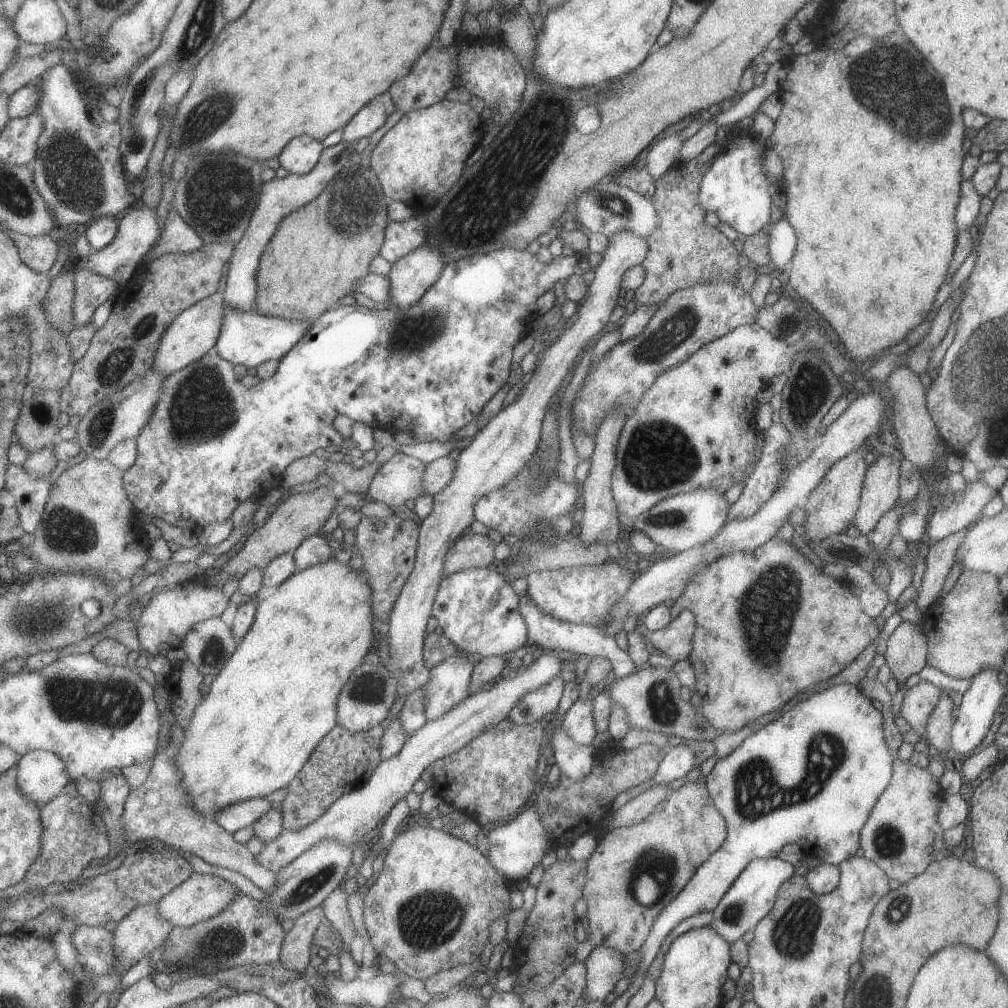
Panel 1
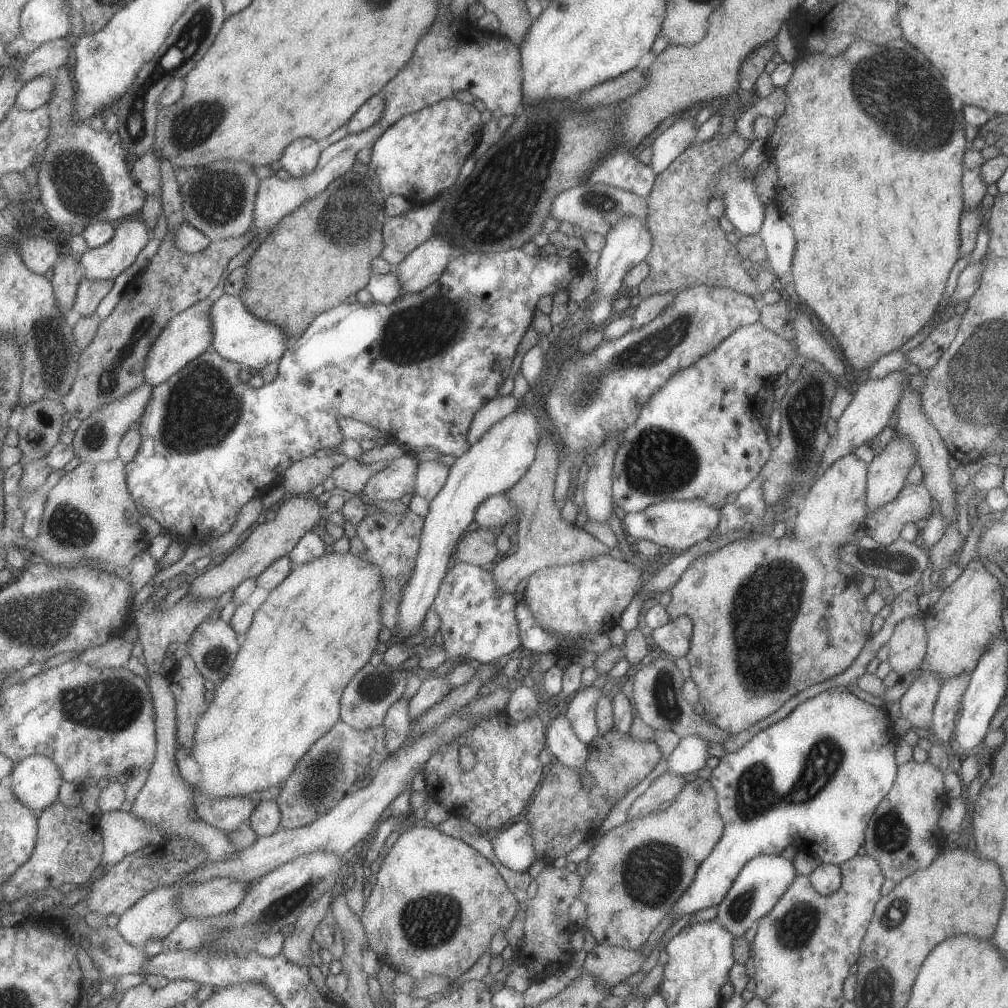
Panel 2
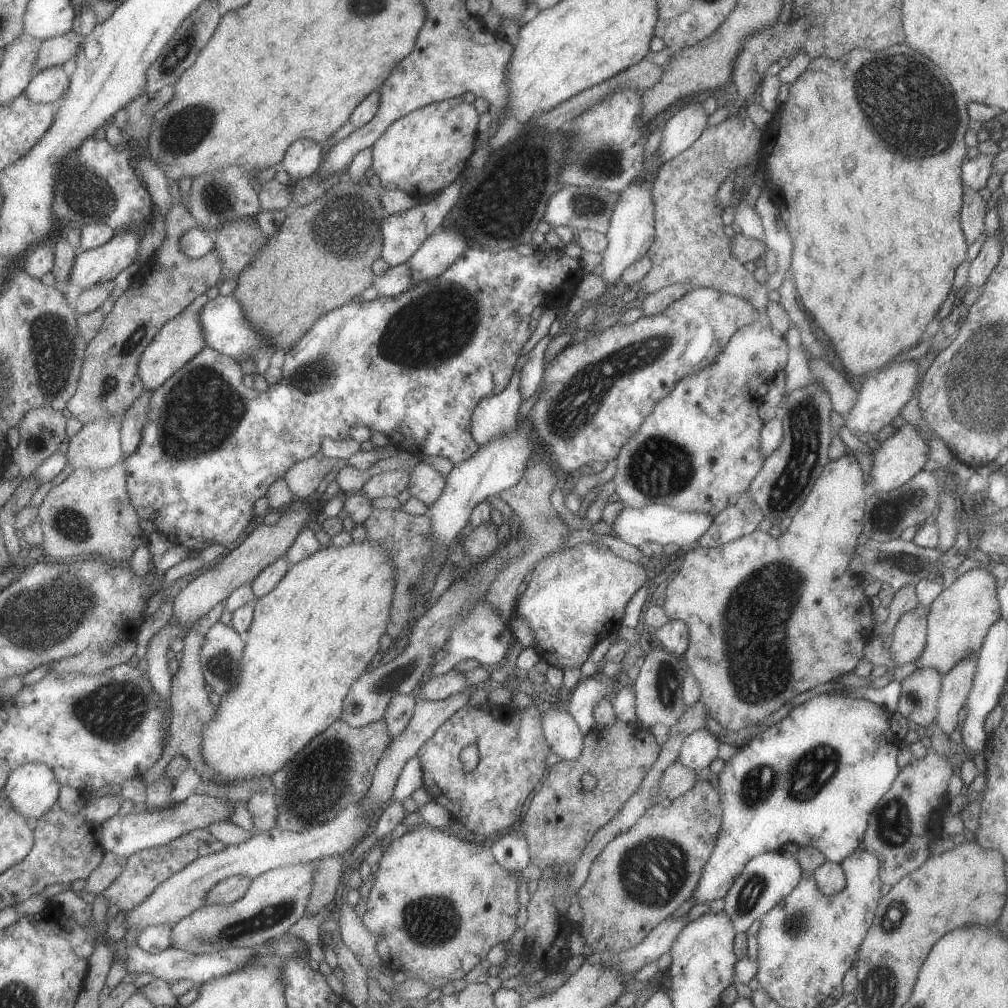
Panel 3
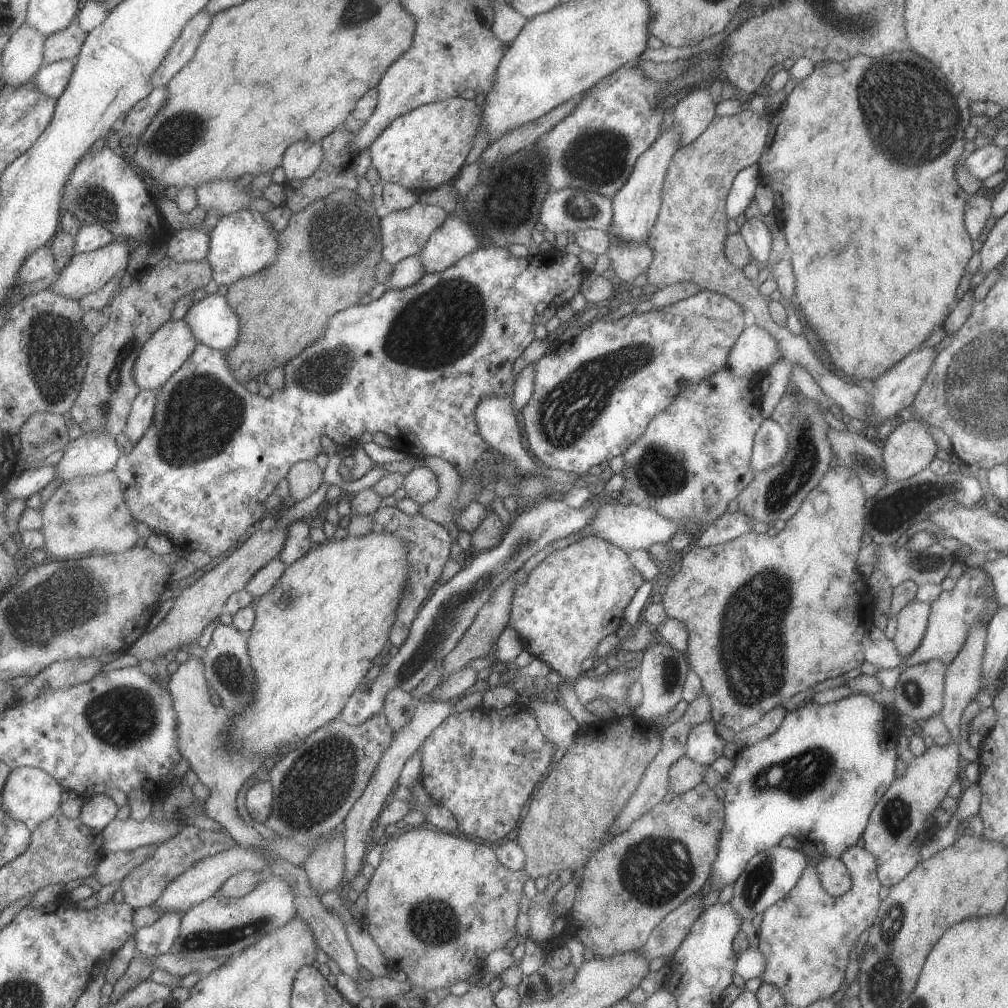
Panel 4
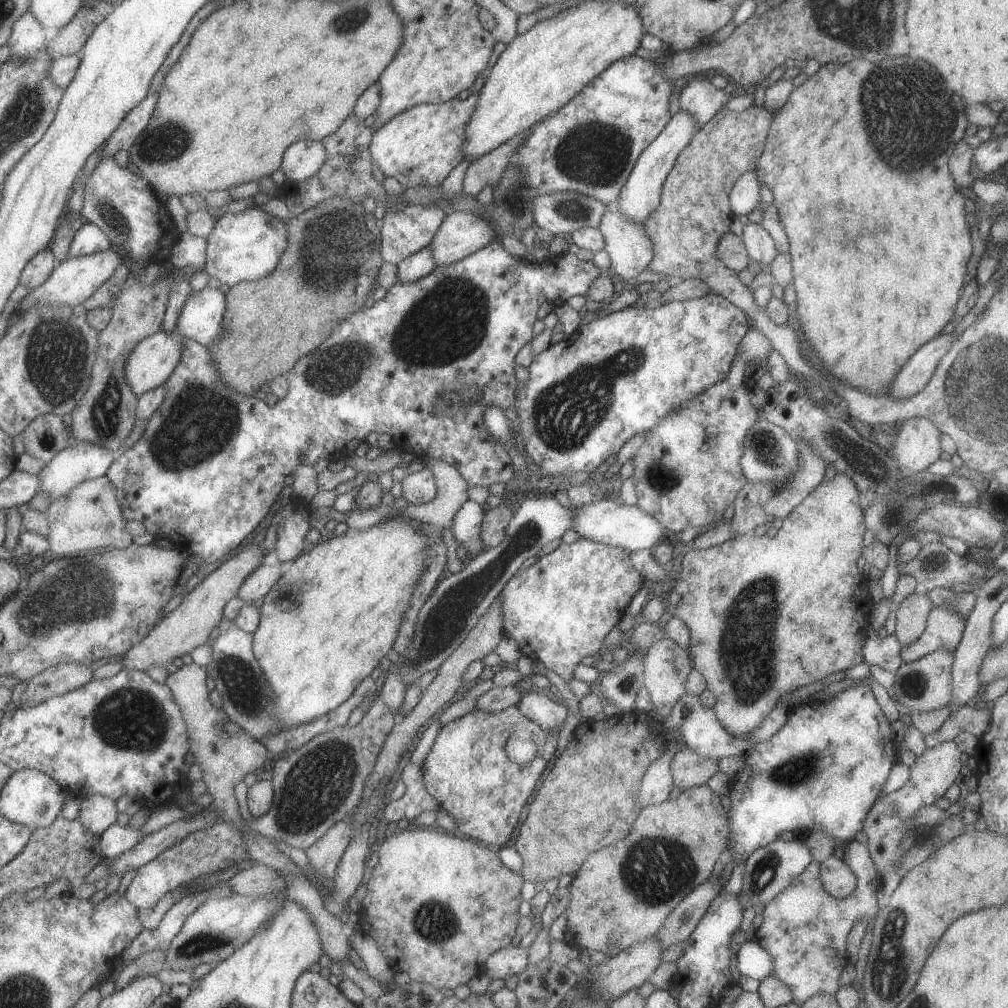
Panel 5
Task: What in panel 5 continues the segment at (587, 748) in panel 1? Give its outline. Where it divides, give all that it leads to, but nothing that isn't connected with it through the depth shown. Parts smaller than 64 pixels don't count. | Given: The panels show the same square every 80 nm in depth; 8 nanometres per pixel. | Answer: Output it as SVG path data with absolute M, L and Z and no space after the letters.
M523 691L520 704L517 706L523 716L536 722L544 730L554 732L558 736L570 714L565 704L556 703L544 696L543 693Z

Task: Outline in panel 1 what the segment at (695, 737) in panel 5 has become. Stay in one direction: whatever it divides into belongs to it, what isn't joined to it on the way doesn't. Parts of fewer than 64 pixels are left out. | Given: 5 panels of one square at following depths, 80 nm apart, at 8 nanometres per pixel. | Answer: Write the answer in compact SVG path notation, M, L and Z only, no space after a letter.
M680 744L667 750L666 756L662 758L658 771L654 776L656 784L672 783L677 779L684 778L692 770L698 767L698 758L692 746Z

